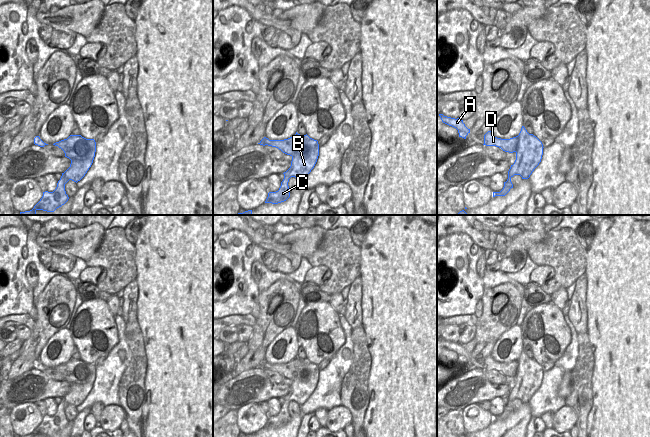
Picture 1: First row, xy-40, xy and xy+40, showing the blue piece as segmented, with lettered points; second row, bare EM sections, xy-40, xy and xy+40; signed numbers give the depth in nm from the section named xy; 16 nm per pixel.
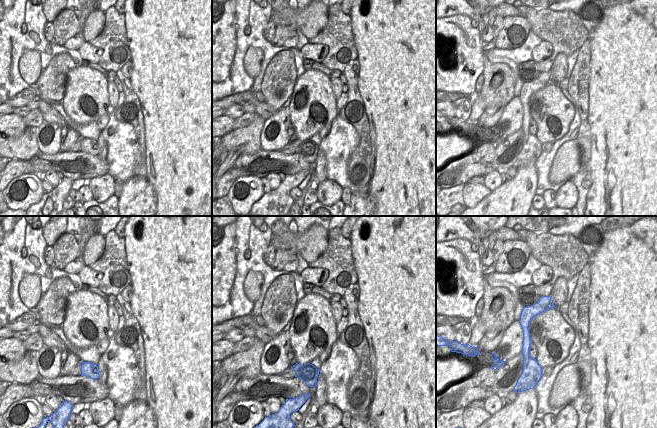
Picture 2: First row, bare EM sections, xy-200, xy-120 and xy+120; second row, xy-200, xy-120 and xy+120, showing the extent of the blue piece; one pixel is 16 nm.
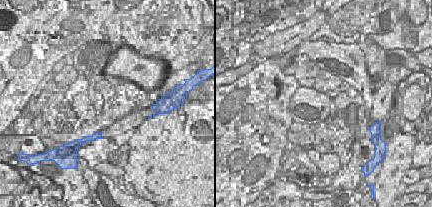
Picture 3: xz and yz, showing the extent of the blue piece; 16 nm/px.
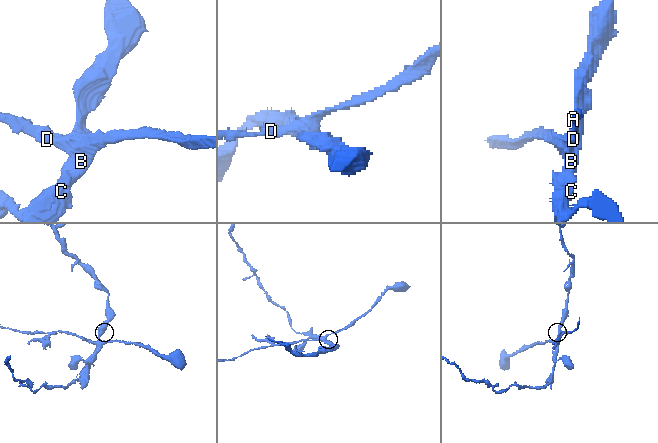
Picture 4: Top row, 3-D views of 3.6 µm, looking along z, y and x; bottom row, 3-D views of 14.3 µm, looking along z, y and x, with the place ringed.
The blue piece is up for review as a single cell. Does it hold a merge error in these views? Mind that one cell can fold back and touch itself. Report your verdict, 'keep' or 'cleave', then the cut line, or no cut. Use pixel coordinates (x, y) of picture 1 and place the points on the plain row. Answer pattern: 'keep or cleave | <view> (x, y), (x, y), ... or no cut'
cleave | xy-40 (56, 366), (61, 370), (72, 366), (81, 376), (90, 374)

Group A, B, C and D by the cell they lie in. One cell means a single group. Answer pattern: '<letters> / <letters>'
A D / B C

